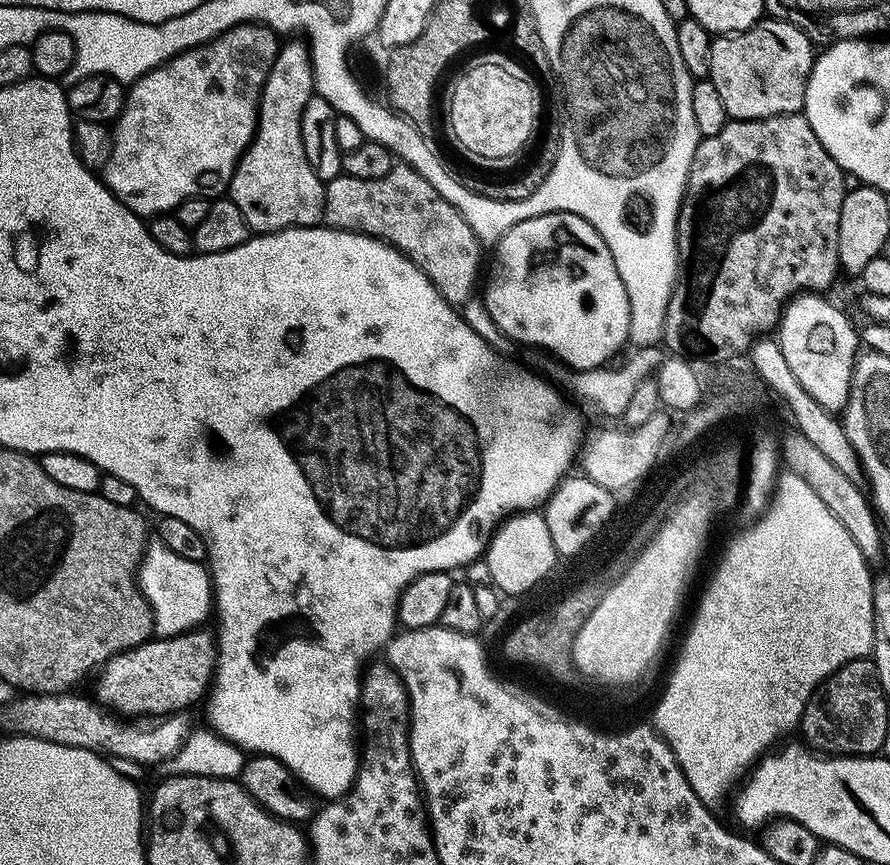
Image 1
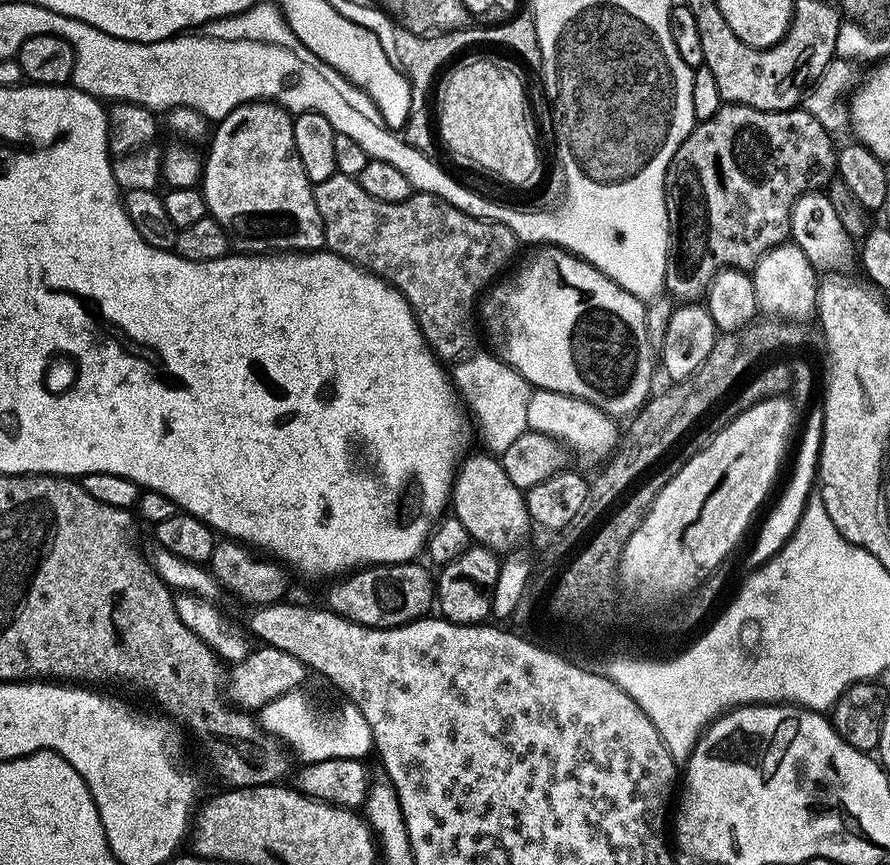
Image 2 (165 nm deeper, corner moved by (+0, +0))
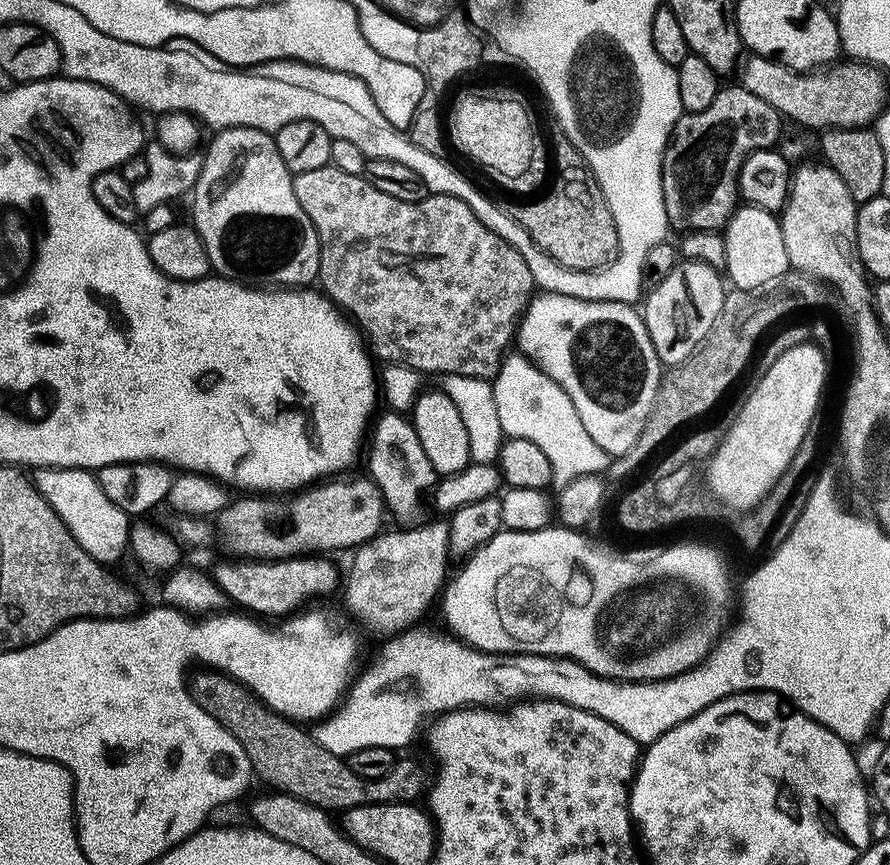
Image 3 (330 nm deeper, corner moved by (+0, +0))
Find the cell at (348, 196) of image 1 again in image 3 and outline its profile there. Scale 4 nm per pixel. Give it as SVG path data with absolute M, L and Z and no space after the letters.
M333 166L295 177L294 194L298 194L298 202L302 202L302 210L306 210L310 222L314 222L314 230L318 230L322 258L319 287L337 308L351 317L362 333L371 355L377 361L384 360L385 365L406 367L428 378L429 376L438 376L438 378L469 376L472 379L491 381L500 373L500 366L509 351L507 348L511 344L513 347L520 322L524 319L524 313L528 311L528 305L532 303L538 289L530 266L526 266L526 258L522 258L522 254L518 254L518 250L510 246L510 242L506 242L501 236L494 234L494 230L486 227L478 218L478 214L474 214L474 210L466 206L466 202L453 196L435 194L429 194L424 201L420 202L402 202L376 190L364 176L346 174L345 171Z

